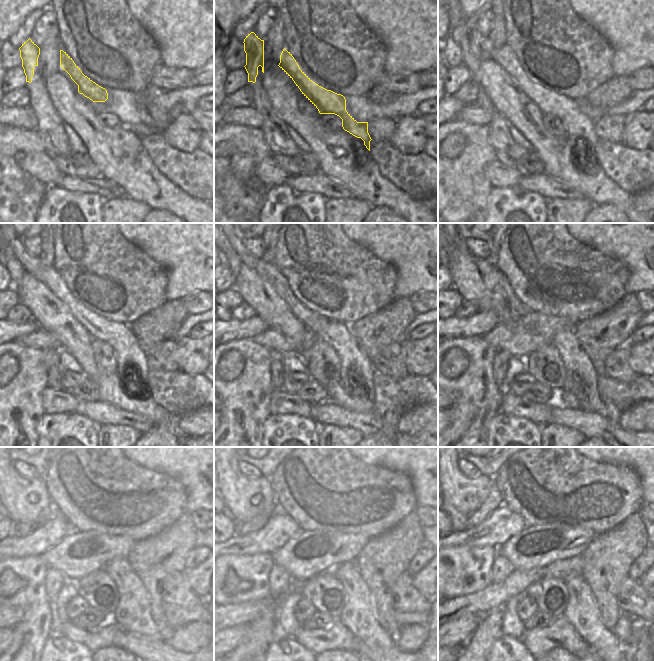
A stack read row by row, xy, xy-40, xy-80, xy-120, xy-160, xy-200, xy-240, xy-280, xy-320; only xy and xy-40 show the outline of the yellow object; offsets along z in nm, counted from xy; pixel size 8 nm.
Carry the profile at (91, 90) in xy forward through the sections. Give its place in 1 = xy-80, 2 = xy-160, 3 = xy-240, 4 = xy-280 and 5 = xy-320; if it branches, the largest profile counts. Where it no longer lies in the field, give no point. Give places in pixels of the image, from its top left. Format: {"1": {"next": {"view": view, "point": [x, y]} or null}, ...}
{"1": {"next": {"view": "xy-80", "point": [566, 109]}}, "2": {"next": {"view": "xy-160", "point": [357, 376]}}, "3": {"next": {"view": "xy-240", "point": [133, 615]}}, "4": {"next": {"view": "xy-280", "point": [357, 615]}}, "5": {"next": {"view": "xy-320", "point": [582, 612]}}}

